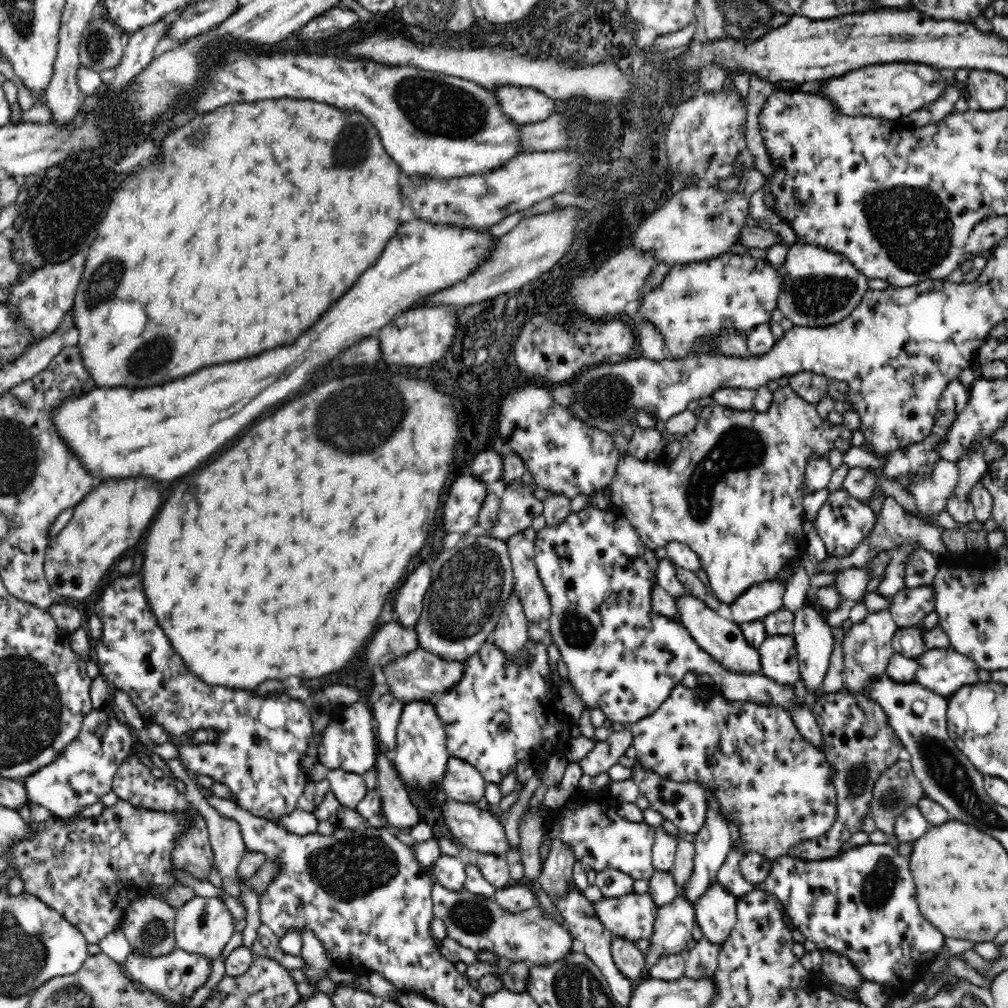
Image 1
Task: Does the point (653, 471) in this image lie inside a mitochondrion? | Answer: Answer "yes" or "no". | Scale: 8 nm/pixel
no

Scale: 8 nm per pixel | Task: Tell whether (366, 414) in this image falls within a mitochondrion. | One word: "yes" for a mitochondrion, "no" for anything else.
yes

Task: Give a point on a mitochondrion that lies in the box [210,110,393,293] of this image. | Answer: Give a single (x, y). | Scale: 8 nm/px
(352, 148)

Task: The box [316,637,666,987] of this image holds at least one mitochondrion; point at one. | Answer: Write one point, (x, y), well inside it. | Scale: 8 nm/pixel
(472, 916)

